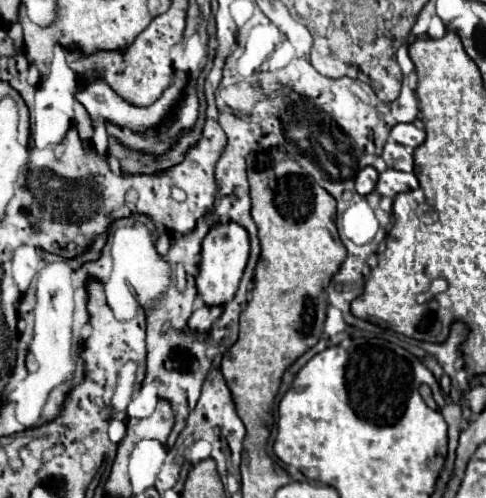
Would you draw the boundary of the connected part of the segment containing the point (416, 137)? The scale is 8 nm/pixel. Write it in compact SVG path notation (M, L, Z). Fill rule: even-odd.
M399 123L391 129L391 139L401 145L419 147L425 141L425 131L417 129L413 123Z

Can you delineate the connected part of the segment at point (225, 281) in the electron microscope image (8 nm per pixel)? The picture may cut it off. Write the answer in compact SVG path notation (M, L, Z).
M227 221L227 223L215 223L209 229L209 233L203 239L201 265L197 275L197 289L207 305L223 305L235 295L249 259L249 251L251 251L249 231L243 225Z

